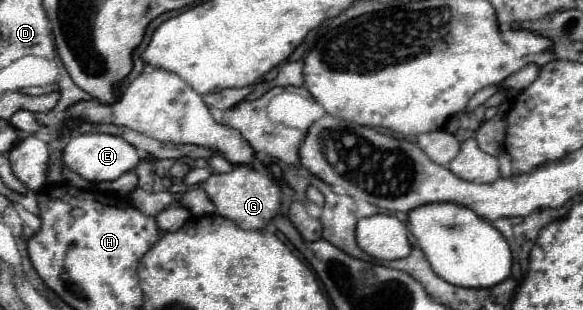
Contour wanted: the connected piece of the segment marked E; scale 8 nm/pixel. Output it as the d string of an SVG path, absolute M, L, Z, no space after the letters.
M91 132L91 134L79 134L73 136L69 140L69 144L63 150L63 164L67 168L71 168L75 174L79 174L81 178L89 180L89 182L103 182L103 180L117 180L121 174L125 174L127 170L135 168L139 164L139 154L137 150L125 142L119 136L111 136L111 134L99 134L99 132Z

